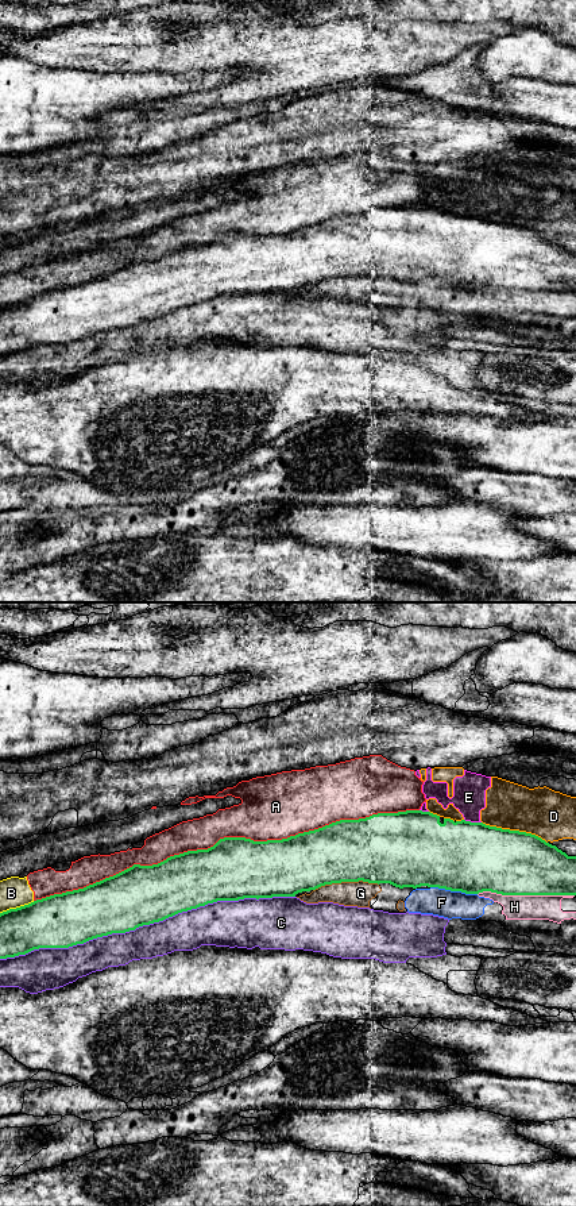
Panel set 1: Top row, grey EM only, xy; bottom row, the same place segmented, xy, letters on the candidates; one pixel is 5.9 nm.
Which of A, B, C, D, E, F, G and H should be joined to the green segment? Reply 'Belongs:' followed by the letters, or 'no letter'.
Belongs: no letter

